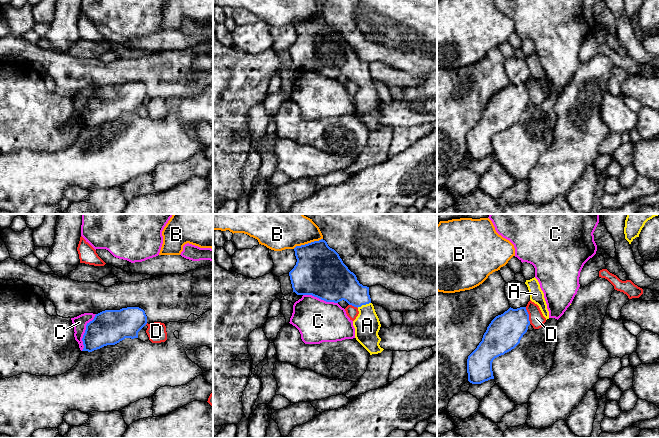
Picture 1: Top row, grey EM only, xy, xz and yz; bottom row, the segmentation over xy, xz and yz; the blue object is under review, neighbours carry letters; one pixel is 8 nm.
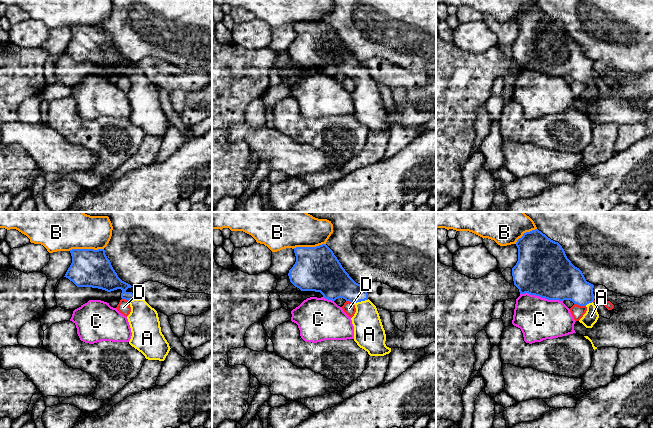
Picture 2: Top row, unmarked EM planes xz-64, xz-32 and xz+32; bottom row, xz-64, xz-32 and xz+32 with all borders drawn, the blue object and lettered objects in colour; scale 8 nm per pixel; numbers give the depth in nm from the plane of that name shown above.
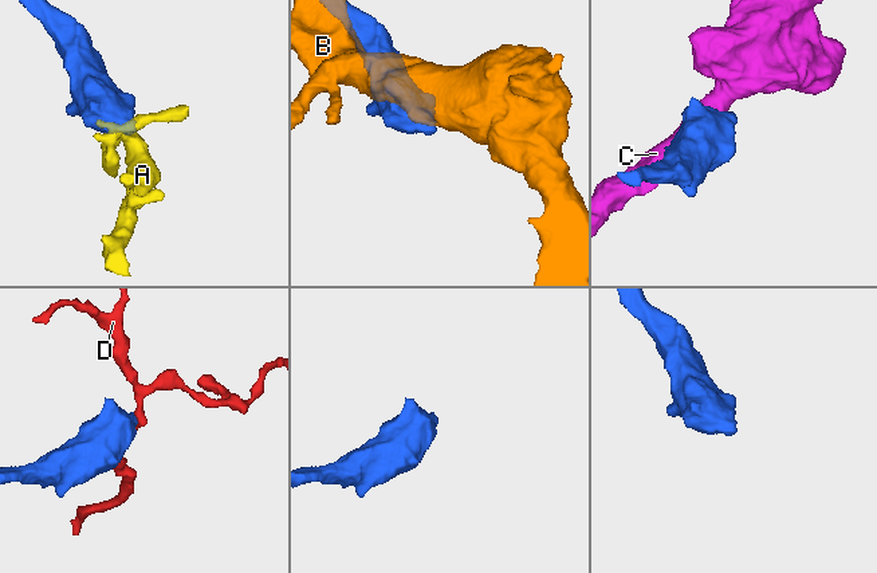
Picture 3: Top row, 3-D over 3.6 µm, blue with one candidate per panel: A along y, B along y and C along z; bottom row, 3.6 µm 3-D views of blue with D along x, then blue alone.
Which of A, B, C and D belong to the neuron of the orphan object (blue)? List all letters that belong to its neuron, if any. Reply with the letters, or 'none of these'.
A

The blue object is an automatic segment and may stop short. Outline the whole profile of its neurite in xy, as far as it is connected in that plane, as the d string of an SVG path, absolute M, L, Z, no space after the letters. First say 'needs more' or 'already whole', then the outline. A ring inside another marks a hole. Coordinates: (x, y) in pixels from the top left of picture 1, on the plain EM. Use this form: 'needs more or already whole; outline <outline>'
already whole; outline M139 83L102 87L87 99L82 127L92 128L107 121L115 121L125 114L138 114L138 108L146 100L145 87Z

